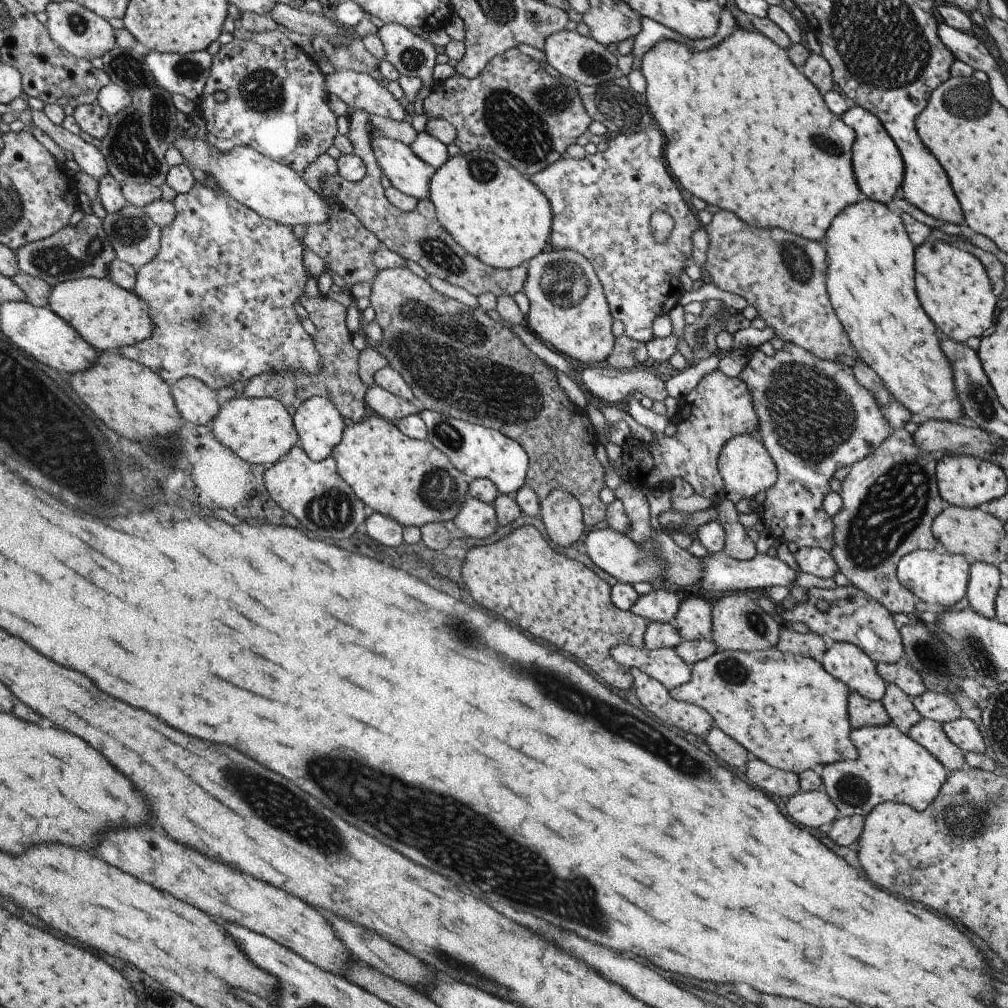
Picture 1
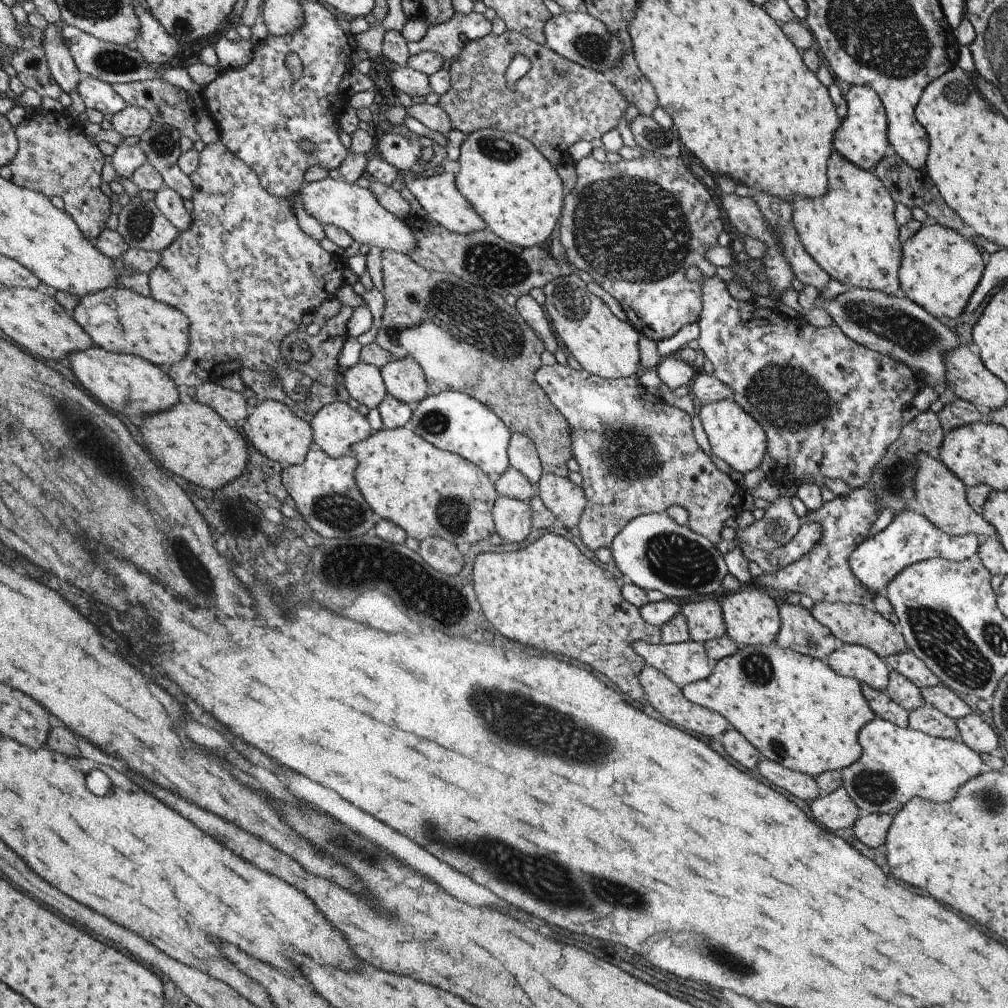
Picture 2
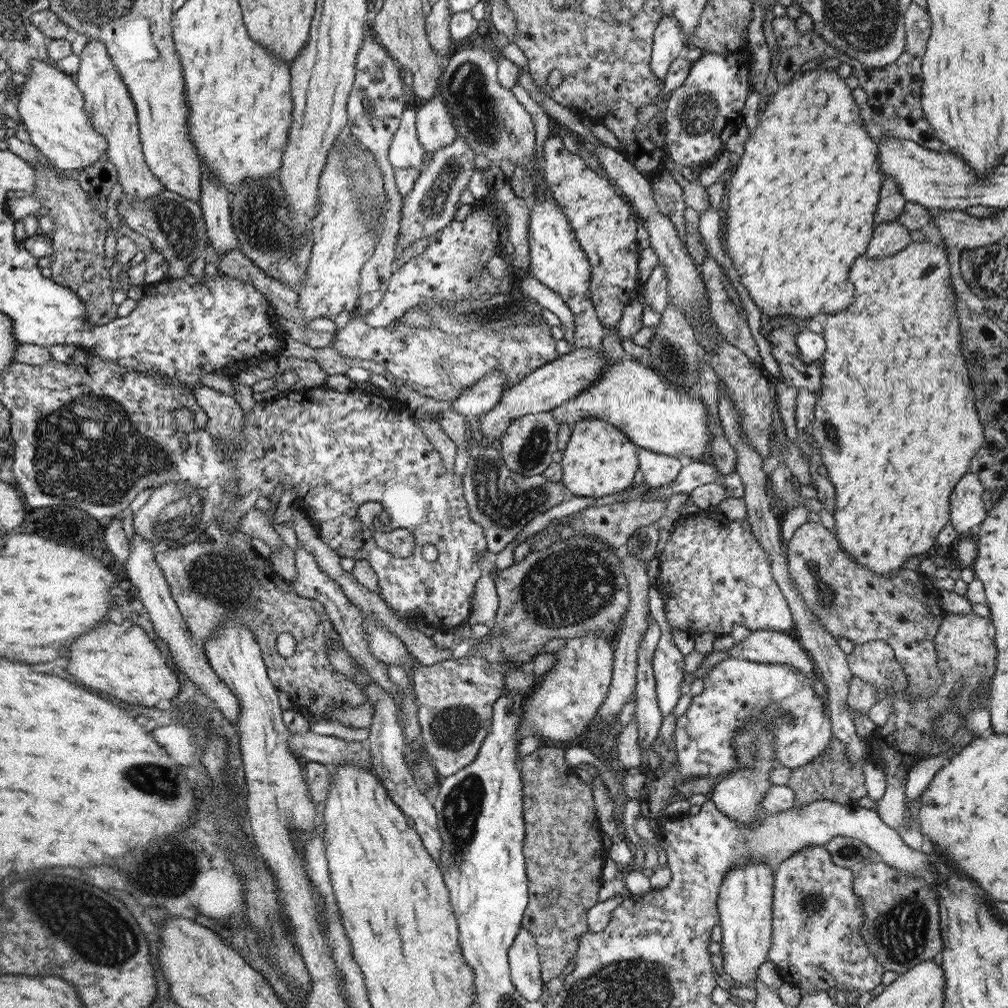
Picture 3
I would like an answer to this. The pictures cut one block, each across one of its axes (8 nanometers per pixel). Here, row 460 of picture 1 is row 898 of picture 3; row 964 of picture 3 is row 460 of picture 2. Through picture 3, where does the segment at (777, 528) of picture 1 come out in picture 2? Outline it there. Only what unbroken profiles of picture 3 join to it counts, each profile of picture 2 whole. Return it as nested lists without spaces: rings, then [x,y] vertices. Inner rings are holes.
[[[716,274],[701,282],[701,291],[703,292],[702,310],[697,320],[700,334],[698,340],[699,348],[710,359],[713,364],[713,375],[733,388],[733,399],[750,415],[760,423],[767,436],[767,451],[774,458],[775,468],[772,470],[772,476],[768,479],[774,484],[781,486],[782,481],[800,480],[808,483],[818,476],[827,476],[828,478],[840,478],[844,480],[850,489],[866,487],[871,479],[875,466],[882,460],[887,448],[900,436],[902,432],[902,411],[912,406],[912,400],[915,394],[920,390],[920,380],[917,378],[908,366],[903,362],[894,360],[891,356],[879,353],[878,351],[866,348],[857,342],[854,342],[848,335],[840,330],[838,325],[829,327],[816,327],[808,323],[803,317],[791,318],[781,316],[776,309],[760,307],[753,300],[742,301],[733,298],[727,289],[728,284],[720,279]]]

